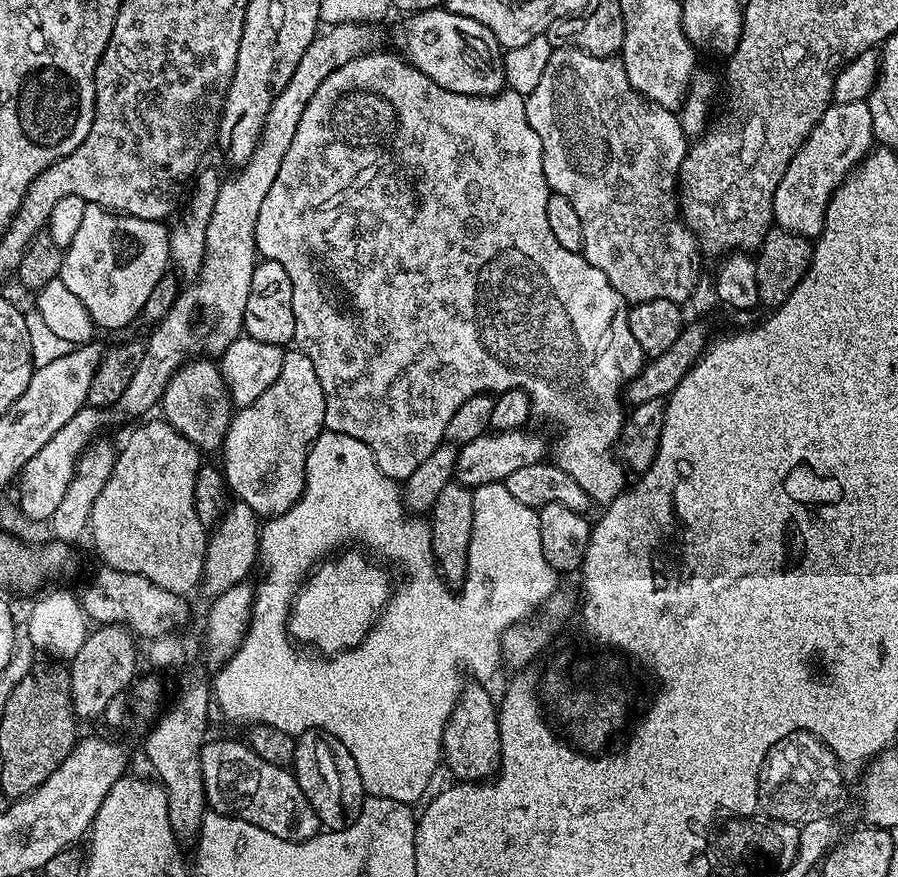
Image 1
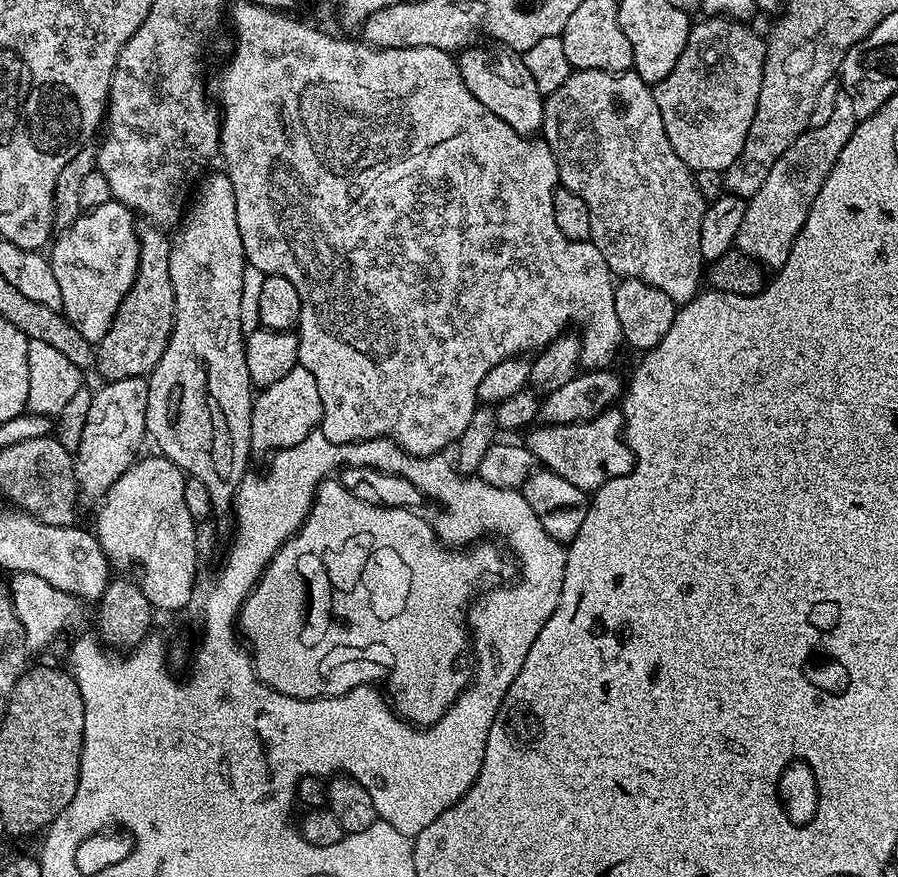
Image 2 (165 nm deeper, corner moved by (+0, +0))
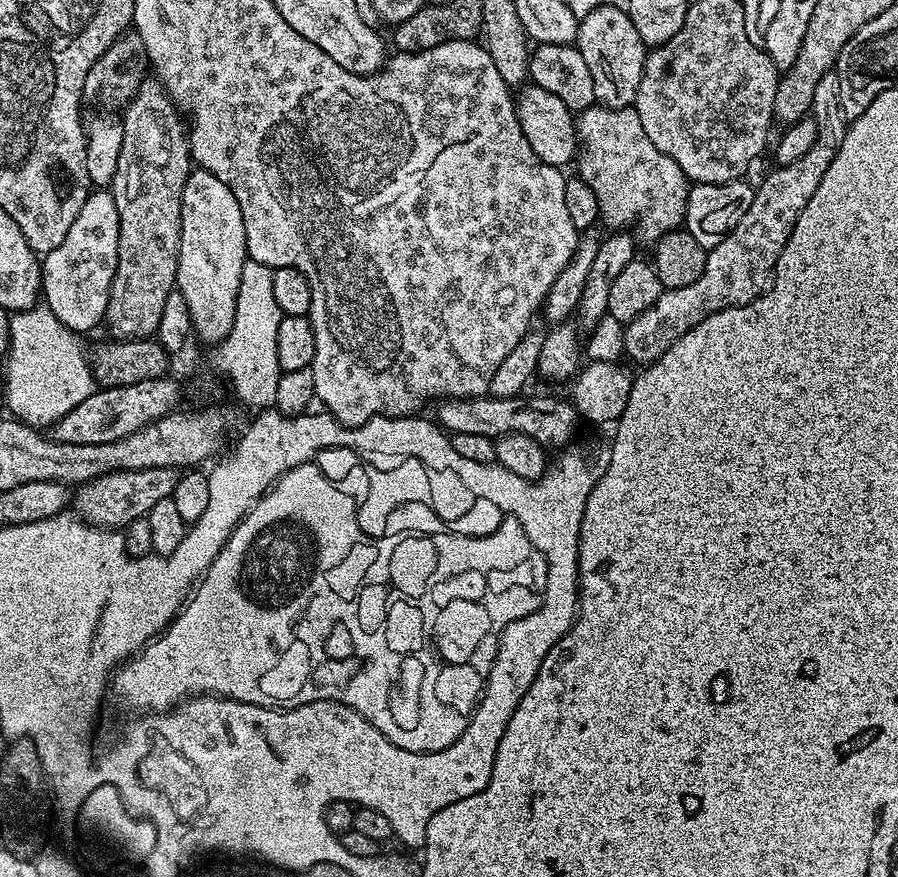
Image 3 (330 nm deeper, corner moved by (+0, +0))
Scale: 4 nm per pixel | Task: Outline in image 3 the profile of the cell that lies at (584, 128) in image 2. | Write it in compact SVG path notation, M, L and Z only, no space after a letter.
M593 106L575 117L576 139L578 141L578 165L580 164L579 179L594 190L594 198L598 198L600 220L608 230L628 230L631 224L636 224L635 235L648 243L655 245L665 234L679 229L684 222L686 206L688 205L688 189L690 181L688 175L650 138L646 138L646 130L642 128L642 118L638 118L635 107L605 108Z

